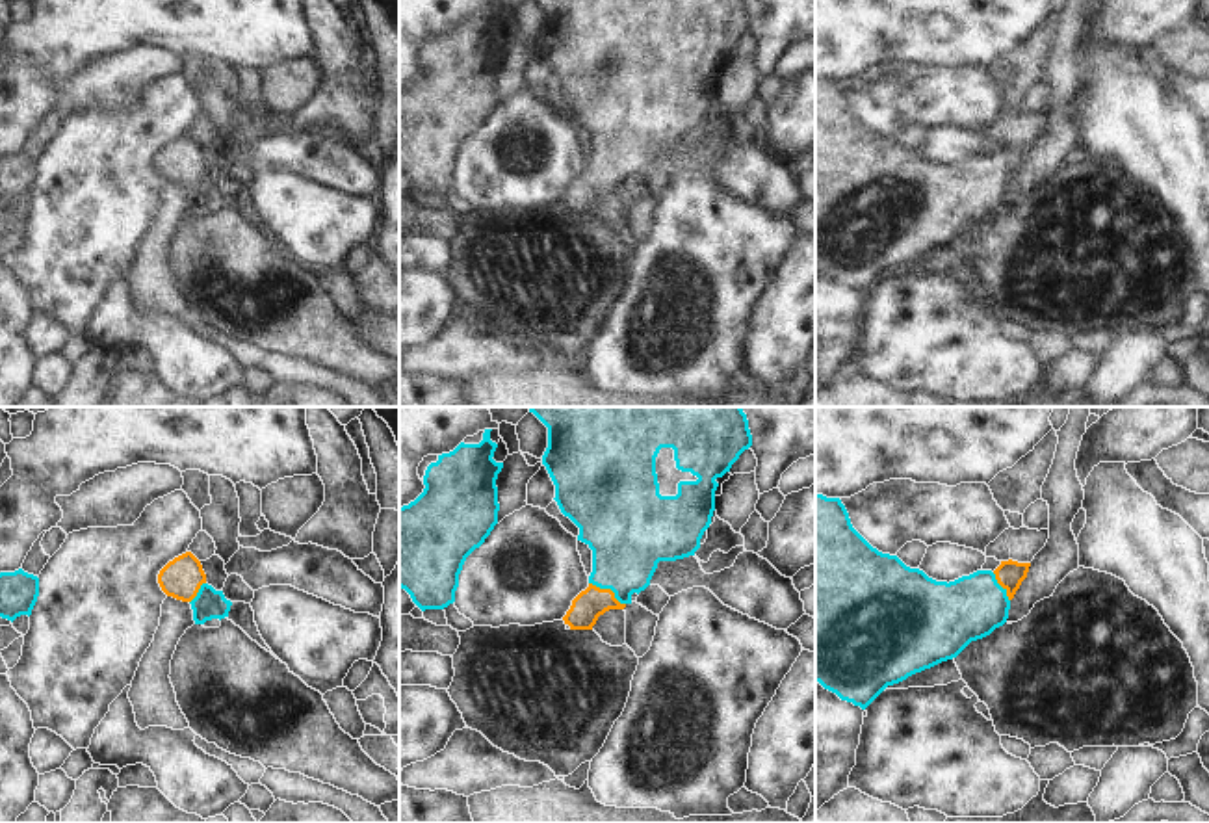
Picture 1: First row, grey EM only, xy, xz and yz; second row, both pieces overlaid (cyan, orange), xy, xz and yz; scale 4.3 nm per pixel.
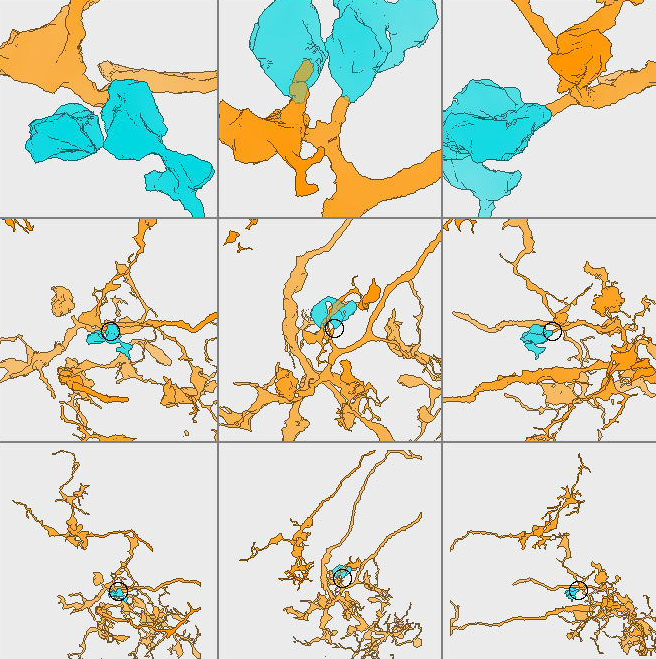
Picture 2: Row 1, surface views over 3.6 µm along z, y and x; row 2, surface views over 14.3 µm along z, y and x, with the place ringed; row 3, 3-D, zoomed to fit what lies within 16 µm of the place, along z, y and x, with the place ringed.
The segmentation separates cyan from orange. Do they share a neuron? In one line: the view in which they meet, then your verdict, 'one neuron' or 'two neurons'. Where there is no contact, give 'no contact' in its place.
xz | one neuron

